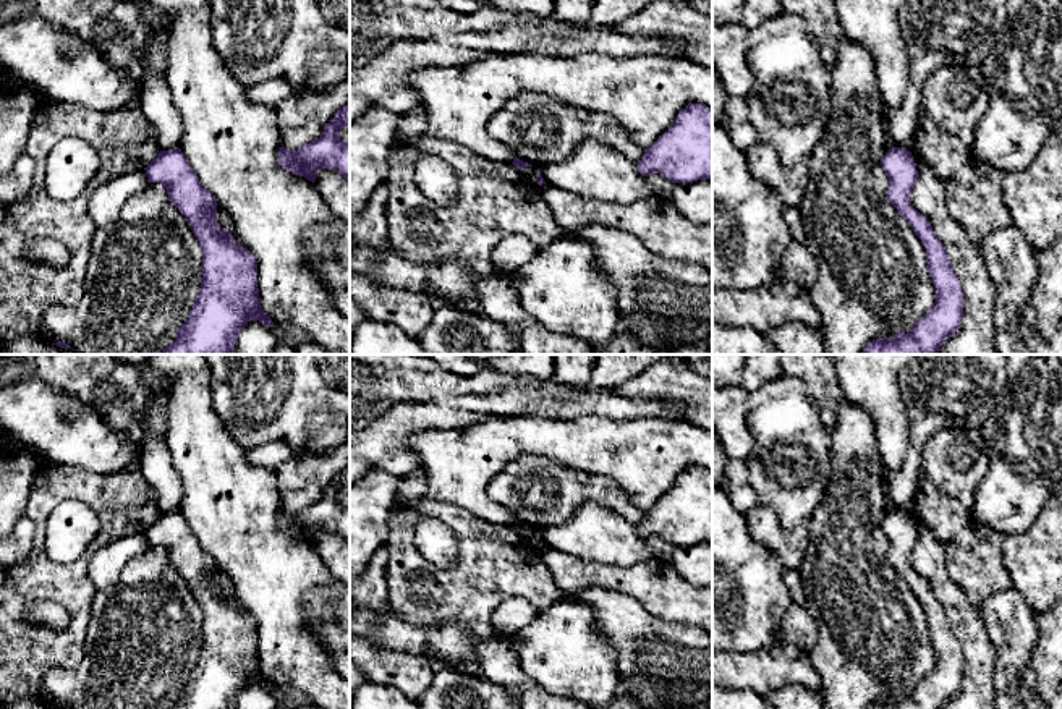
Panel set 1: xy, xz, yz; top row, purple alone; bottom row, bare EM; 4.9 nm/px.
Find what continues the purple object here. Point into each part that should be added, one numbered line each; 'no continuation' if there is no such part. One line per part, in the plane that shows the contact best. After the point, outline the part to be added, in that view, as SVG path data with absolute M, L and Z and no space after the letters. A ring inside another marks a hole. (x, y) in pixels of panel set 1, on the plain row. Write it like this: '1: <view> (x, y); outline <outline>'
no continuation

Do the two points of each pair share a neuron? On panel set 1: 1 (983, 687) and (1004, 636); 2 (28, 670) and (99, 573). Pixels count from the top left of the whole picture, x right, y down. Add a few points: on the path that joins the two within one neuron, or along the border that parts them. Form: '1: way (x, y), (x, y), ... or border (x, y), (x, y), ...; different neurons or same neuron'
1: border (983, 619), (986, 635), (996, 654), (994, 692); different neurons
2: border (86, 573), (97, 588); different neurons

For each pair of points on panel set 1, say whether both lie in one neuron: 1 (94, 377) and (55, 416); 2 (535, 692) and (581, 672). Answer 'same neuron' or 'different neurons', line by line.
1: different neurons
2: different neurons

